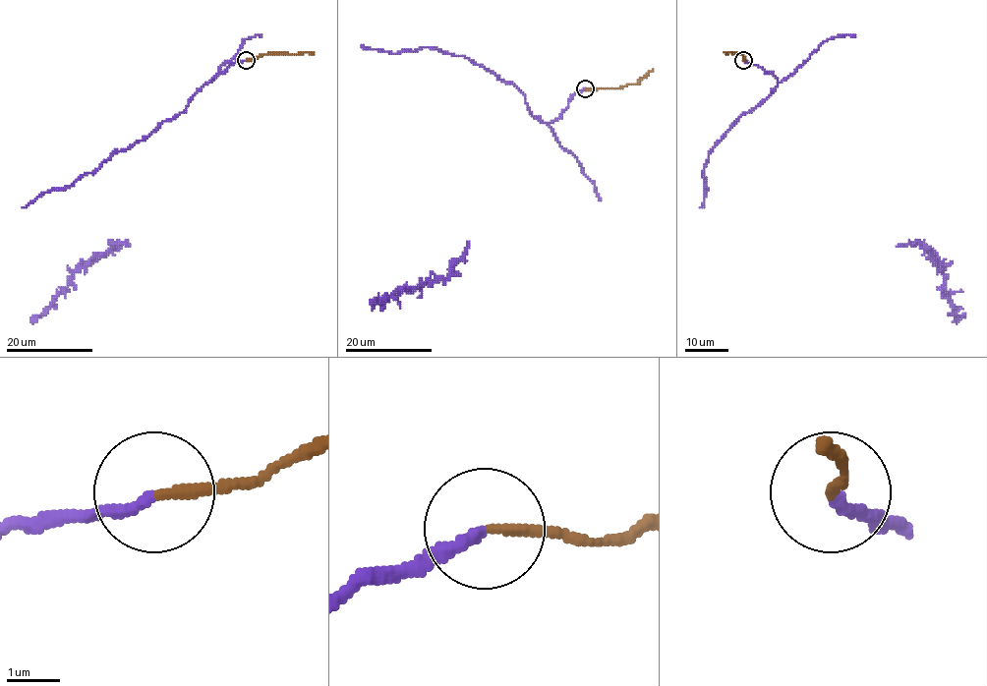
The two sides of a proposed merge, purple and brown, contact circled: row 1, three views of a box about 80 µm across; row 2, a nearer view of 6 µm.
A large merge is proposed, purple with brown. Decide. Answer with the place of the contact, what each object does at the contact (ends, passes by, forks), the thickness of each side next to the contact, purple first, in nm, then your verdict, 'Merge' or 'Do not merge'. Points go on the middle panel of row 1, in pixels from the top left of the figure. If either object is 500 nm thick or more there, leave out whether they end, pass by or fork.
Place: (585, 88). At the ring purple ends. At the ring brown ends. Thickness 200 nm (purple) against 180 nm. Do not merge

